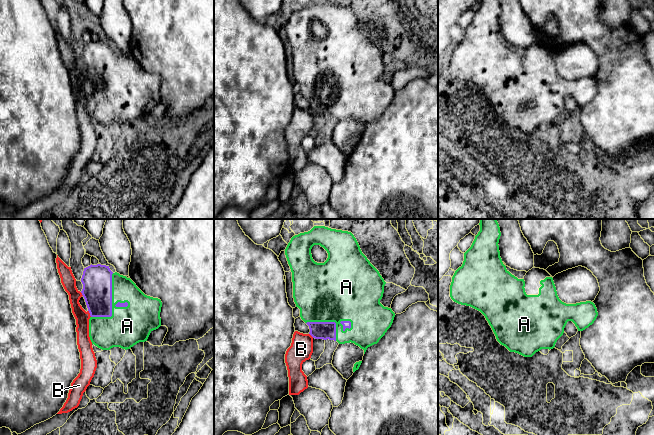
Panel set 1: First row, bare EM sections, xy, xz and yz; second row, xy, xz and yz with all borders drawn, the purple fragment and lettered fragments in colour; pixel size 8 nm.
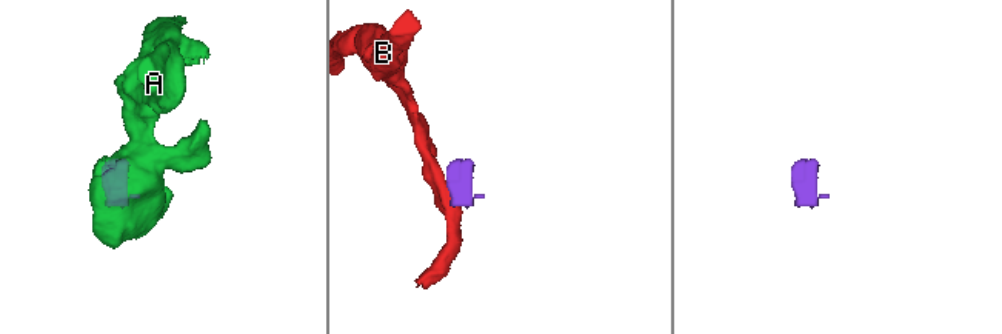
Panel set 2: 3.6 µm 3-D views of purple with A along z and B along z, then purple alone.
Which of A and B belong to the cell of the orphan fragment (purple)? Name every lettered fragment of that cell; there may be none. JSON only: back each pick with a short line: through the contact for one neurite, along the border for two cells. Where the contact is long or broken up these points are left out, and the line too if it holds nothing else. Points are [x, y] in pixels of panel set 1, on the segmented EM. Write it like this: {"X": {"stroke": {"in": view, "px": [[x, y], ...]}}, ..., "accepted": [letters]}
{"accepted": ["A"]}

